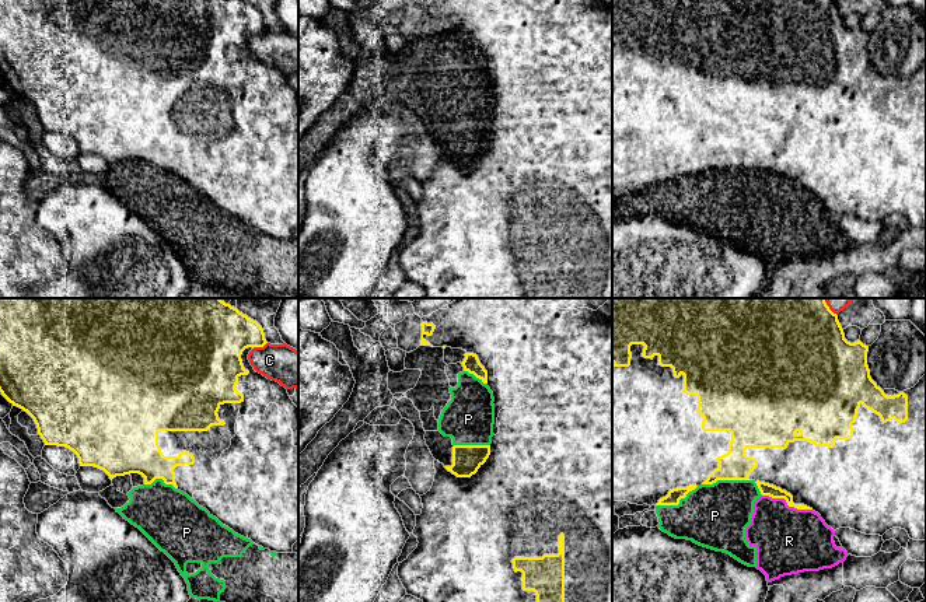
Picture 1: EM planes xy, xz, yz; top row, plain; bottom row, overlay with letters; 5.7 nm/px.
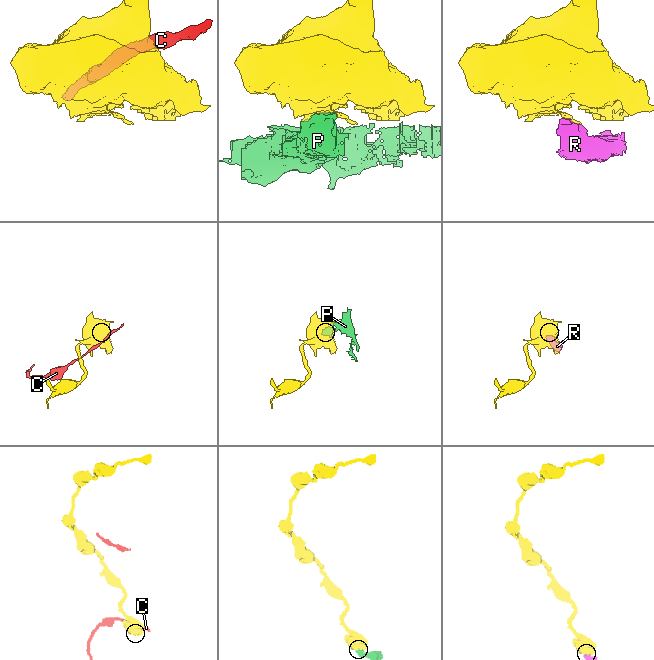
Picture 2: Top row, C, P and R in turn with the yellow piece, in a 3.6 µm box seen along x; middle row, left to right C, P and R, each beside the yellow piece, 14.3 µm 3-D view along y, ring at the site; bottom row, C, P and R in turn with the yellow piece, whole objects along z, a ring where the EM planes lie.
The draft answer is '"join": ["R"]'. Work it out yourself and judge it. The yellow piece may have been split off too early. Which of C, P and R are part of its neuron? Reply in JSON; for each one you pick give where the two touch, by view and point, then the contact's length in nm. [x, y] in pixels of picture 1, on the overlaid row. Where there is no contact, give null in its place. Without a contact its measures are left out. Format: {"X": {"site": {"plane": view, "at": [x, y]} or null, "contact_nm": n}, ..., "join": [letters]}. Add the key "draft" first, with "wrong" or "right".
{"draft": "wrong", "join": []}

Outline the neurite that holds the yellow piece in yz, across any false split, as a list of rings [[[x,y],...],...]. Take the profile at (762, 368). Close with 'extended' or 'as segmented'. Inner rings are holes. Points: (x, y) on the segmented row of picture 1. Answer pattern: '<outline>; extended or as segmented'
[[[612,298],[612,503],[615,514],[635,515],[651,505],[678,505],[700,484],[754,480],[762,496],[813,510],[834,531],[850,528],[883,536],[892,528],[926,540],[926,374],[904,392],[881,389],[870,377],[869,346],[850,343],[825,298]]]; extended

